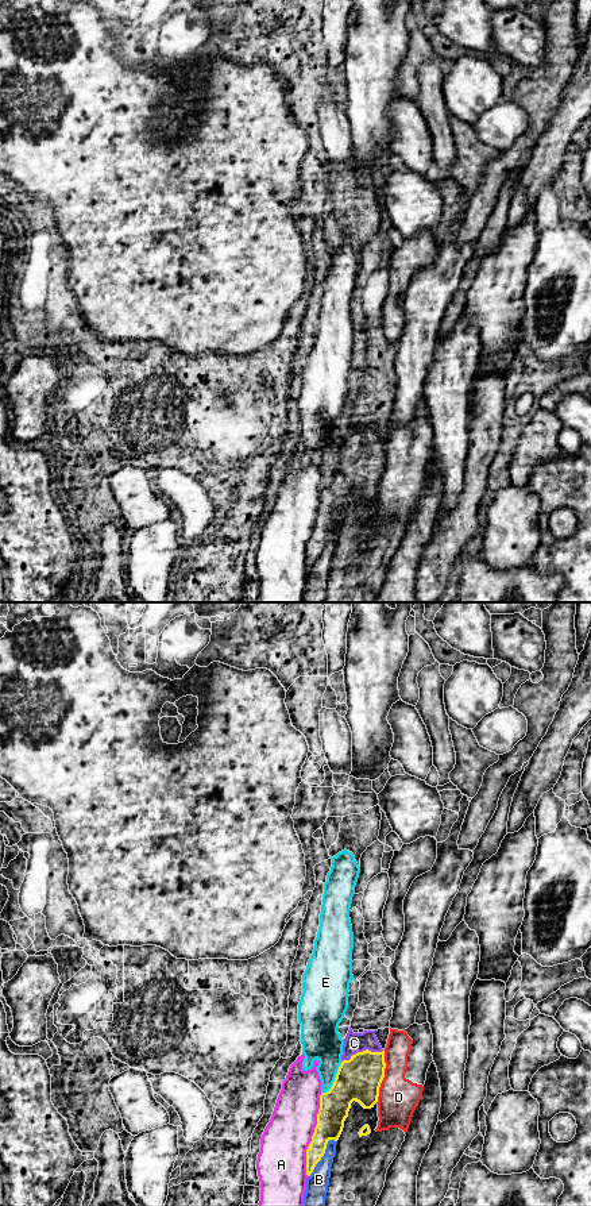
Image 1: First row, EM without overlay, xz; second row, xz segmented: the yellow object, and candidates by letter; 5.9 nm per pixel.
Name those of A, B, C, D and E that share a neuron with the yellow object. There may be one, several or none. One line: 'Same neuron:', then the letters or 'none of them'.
Same neuron: C

